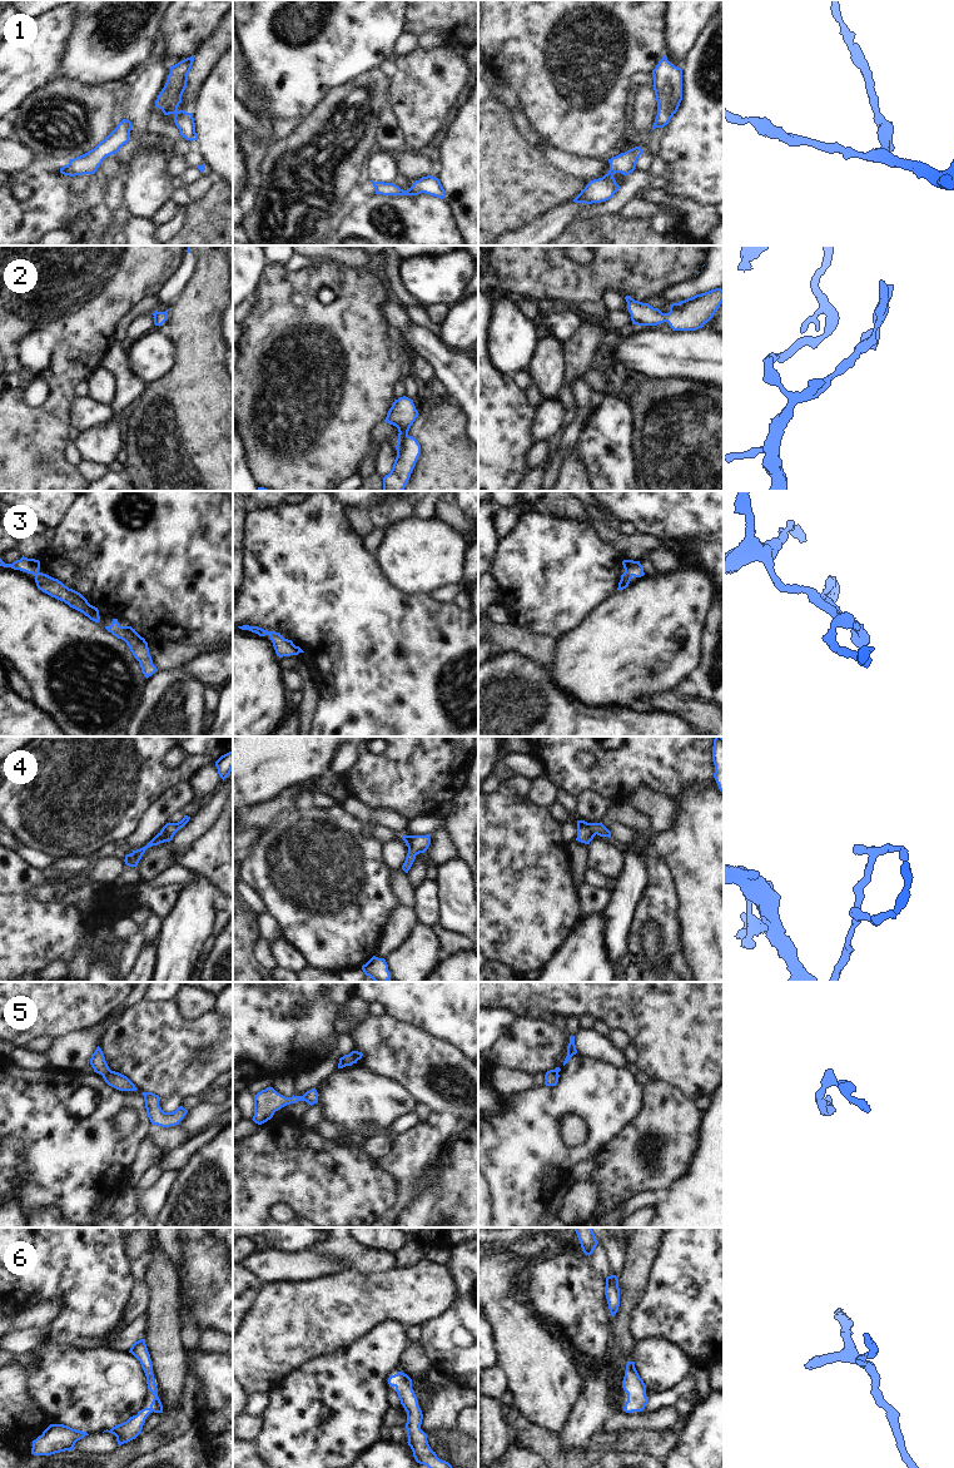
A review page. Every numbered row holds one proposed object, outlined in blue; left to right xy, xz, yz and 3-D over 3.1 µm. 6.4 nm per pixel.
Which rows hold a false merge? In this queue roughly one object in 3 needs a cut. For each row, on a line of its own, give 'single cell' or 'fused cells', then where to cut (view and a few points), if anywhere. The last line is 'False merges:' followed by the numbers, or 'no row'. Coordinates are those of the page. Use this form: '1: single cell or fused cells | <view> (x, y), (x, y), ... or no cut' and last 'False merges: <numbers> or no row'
1: single cell | no cut
2: single cell | no cut
3: single cell | no cut
4: single cell | no cut
5: single cell | no cut
6: single cell | no cut
False merges: no row

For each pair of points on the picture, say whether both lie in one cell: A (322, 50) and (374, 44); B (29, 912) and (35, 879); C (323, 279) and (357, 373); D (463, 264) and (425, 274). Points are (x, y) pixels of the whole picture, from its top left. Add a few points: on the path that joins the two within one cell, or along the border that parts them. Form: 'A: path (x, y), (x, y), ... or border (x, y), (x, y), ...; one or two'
A: path (334, 44), (362, 44); one
B: border (30, 891), (15, 891), (13, 893); two
C: path (348, 298), (352, 302), (352, 348); one
D: path (453, 269), (446, 274), (435, 274); one

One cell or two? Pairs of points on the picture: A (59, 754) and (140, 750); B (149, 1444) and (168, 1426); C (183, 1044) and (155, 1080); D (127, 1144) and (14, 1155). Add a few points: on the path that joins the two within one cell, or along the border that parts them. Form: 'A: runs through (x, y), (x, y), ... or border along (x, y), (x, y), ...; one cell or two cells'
A: runs through (79, 754), (120, 752); one cell
B: runs through (153, 1439), (163, 1431); one cell
C: runs through (174, 1052), (155, 1071); one cell
D: runs through (99, 1155), (41, 1155); one cell

